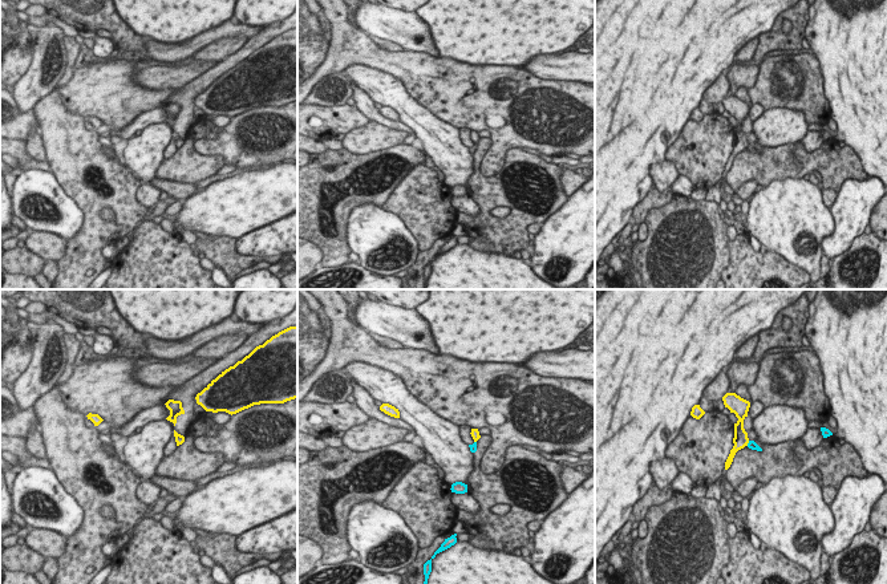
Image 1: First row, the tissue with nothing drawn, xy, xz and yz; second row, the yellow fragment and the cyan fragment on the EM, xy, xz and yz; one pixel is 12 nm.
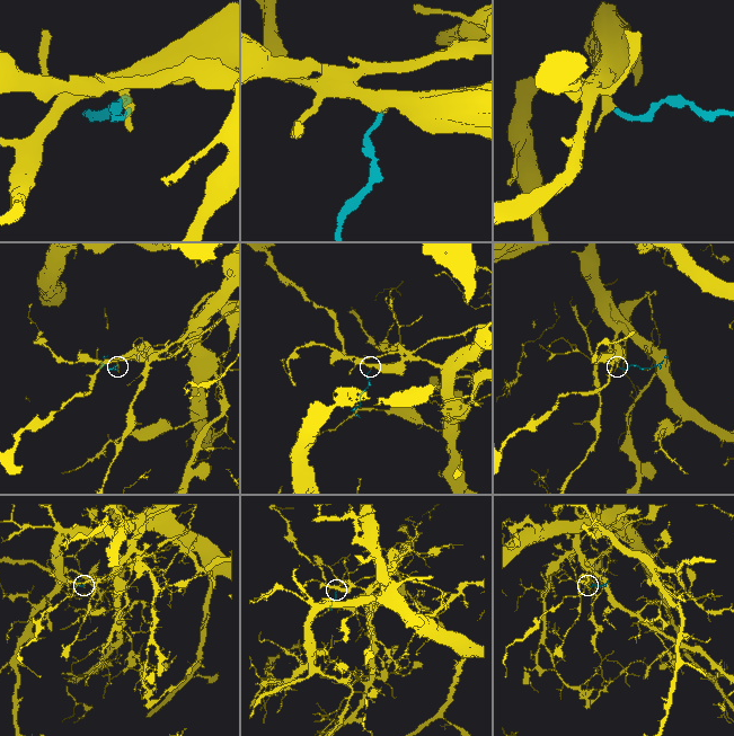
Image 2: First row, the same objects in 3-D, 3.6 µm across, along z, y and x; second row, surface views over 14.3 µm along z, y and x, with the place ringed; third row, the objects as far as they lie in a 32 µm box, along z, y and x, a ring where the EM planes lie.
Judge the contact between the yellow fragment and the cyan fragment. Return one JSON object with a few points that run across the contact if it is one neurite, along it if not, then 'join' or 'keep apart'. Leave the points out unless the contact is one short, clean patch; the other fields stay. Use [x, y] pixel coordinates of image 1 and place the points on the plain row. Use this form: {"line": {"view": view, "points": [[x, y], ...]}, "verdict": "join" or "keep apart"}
{"line": {"view": "yz", "points": [[740, 142], [748, 145], [752, 147]]}, "verdict": "join"}

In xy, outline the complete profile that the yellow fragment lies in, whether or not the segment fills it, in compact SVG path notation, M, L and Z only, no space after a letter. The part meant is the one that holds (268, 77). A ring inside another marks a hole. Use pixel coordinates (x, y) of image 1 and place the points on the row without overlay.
M297 28L289 29L256 49L242 64L222 74L201 96L197 106L206 114L236 117L260 106L284 106L297 101Z

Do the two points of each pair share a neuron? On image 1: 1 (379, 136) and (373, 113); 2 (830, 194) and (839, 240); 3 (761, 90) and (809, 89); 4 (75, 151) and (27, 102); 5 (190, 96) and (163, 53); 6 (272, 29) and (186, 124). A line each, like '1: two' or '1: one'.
1: two
2: two
3: one
4: two
5: two
6: one

